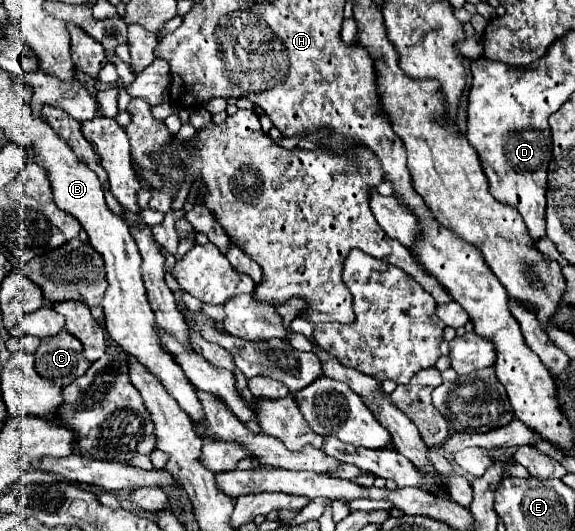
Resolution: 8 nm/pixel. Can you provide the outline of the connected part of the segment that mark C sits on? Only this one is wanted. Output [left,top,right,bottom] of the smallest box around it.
[34,329,90,387]

